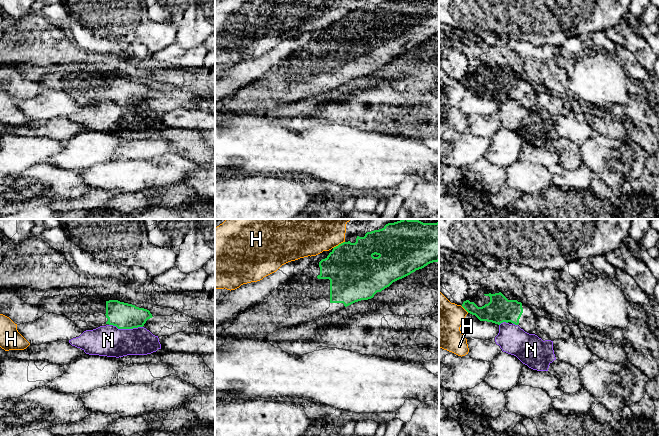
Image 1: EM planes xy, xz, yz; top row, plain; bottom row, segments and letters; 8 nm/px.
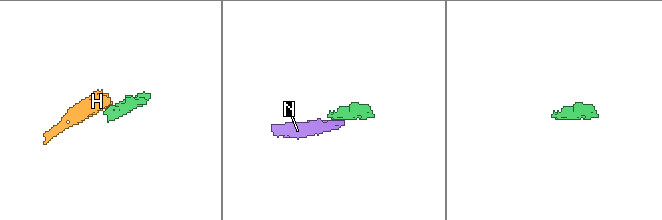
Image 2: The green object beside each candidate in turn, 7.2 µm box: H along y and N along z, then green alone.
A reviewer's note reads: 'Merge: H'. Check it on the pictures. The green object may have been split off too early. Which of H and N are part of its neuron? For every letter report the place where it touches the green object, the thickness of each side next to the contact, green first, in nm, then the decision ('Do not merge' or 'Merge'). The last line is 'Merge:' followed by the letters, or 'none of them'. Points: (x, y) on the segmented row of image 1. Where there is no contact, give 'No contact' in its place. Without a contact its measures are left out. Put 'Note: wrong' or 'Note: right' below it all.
H: Touches green at xz (339, 244). Thickness 400 nm (green) against 460 nm. Do not merge
N: Touches green at xy (126, 328). Thickness 200 nm (green) against 240 nm. Do not merge
Merge: none of them
Note: wrong

